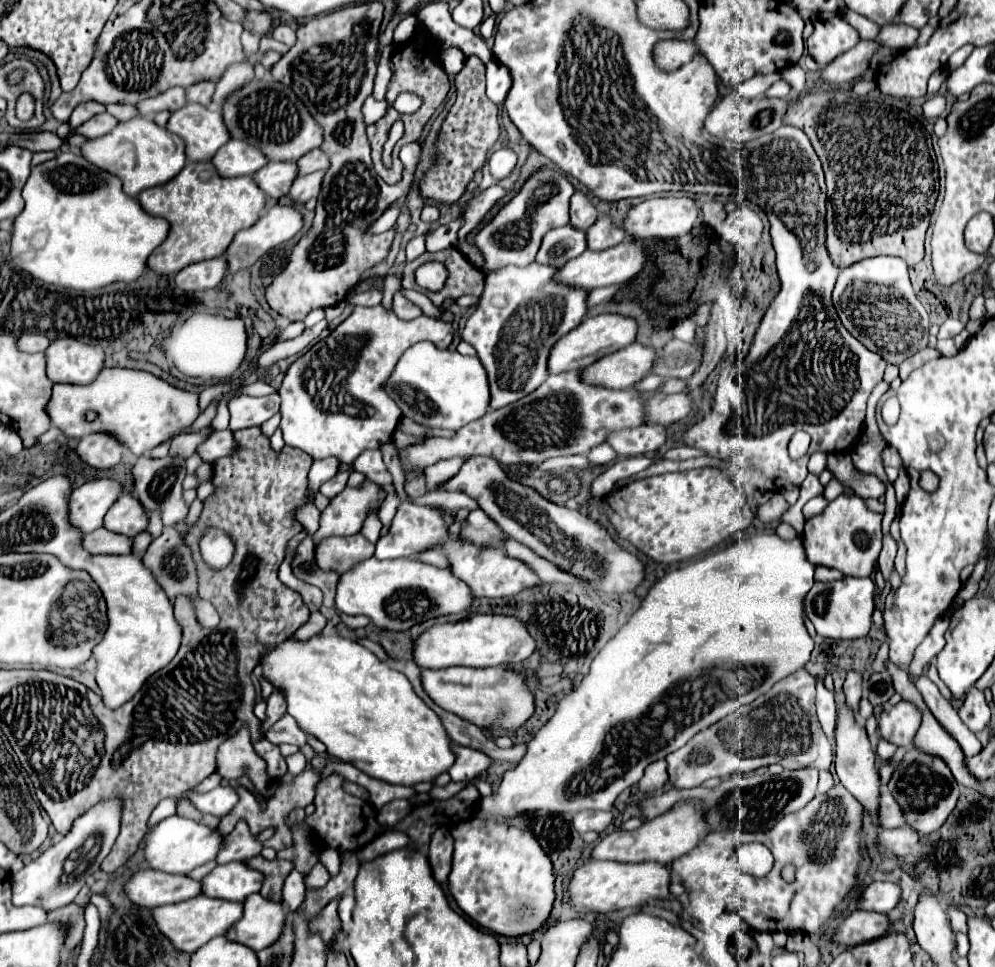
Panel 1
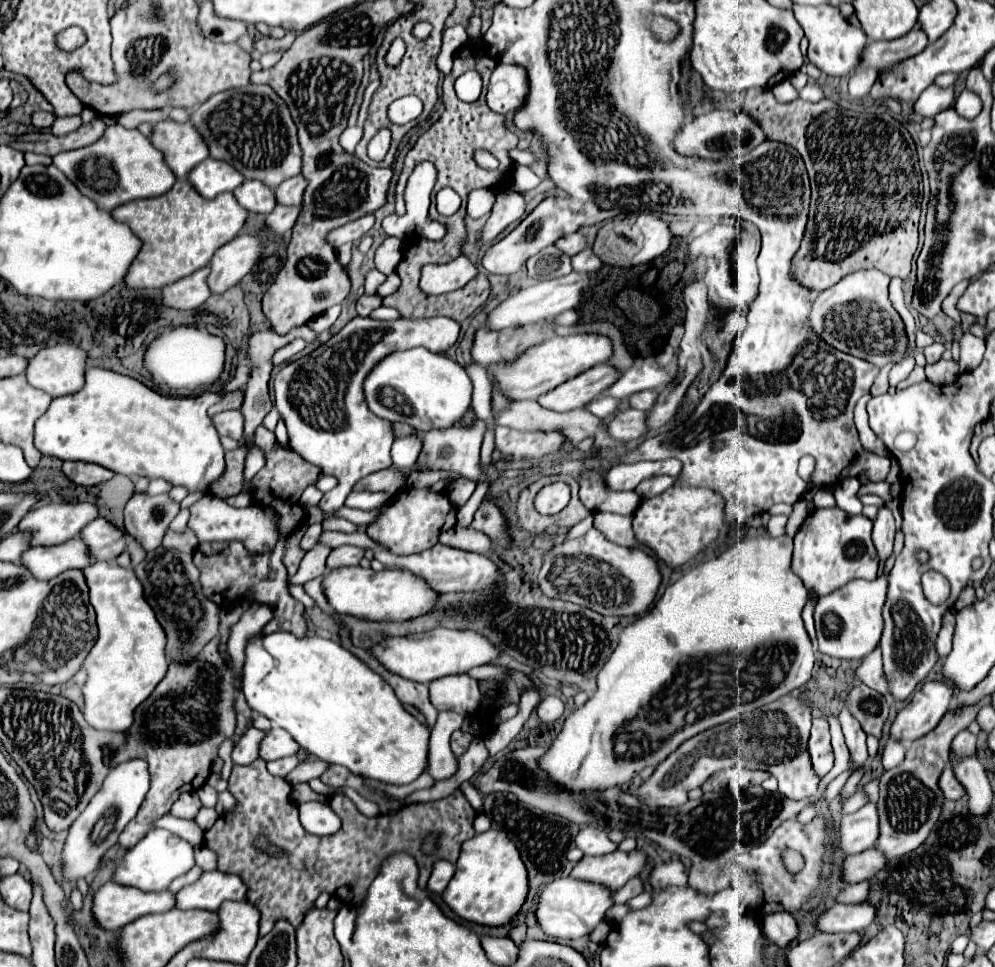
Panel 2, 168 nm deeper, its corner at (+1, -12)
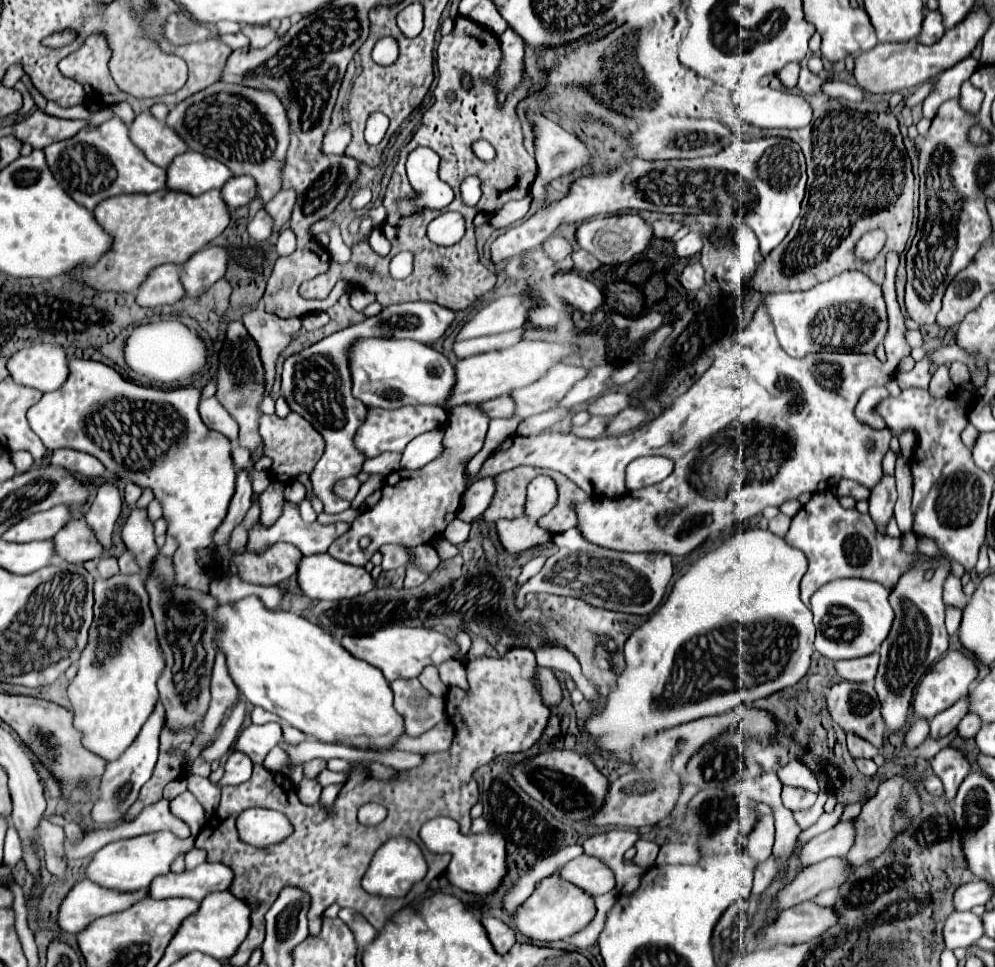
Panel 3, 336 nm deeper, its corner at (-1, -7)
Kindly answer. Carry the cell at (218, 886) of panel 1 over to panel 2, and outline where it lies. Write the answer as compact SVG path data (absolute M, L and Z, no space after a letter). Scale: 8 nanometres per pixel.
M210 870L204 872L194 884L184 886L174 894L176 908L180 910L218 910L222 900L246 900L246 884L234 874Z

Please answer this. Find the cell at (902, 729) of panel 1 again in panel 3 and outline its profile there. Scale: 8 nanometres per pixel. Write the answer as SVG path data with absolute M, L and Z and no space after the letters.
M950 651L946 657L942 657L934 667L932 671L928 671L920 685L916 687L916 693L914 693L914 703L912 703L912 709L918 717L930 721L936 713L952 707L952 703L956 703L962 695L968 695L970 691L970 685L972 681L976 679L978 675L978 667L972 659L968 659L964 653L960 651Z

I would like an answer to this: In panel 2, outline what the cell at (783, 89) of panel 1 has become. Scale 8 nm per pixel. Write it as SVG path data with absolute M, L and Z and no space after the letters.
M788 78L784 82L778 82L772 88L772 92L774 92L774 96L776 96L778 102L792 102L792 100L798 98L798 92L796 92L796 88L792 86L792 82Z

